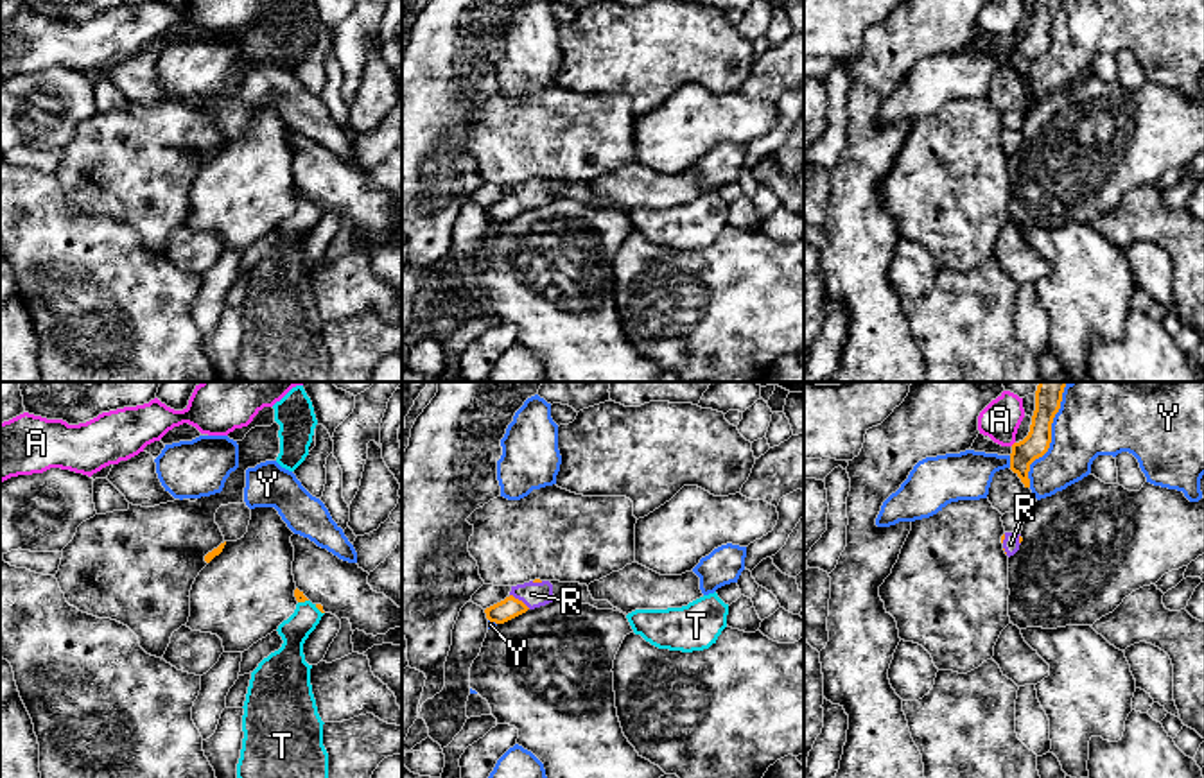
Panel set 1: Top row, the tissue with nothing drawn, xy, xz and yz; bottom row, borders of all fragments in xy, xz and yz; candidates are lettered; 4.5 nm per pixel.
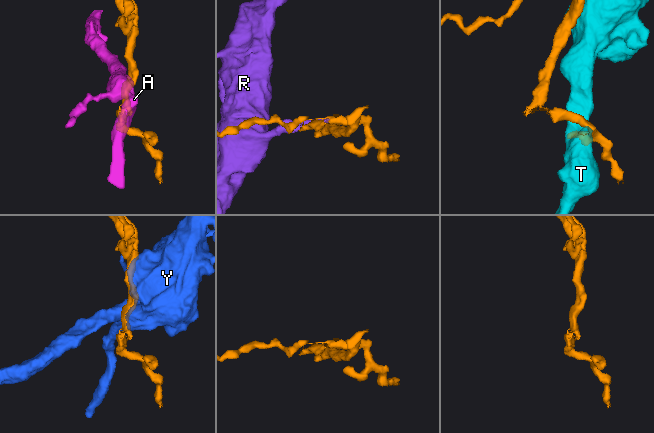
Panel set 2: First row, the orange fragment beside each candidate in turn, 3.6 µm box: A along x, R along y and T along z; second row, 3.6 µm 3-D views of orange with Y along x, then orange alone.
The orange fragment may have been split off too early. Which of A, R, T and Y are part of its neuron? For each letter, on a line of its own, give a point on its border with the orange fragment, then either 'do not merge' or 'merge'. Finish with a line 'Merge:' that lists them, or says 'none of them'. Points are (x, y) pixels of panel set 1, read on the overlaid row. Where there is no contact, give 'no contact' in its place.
A: no contact | do not merge
R: xz (521, 601) | merge
T: xy (320, 610) | do not merge
Y: yz (1050, 436) | do not merge
Merge: R

